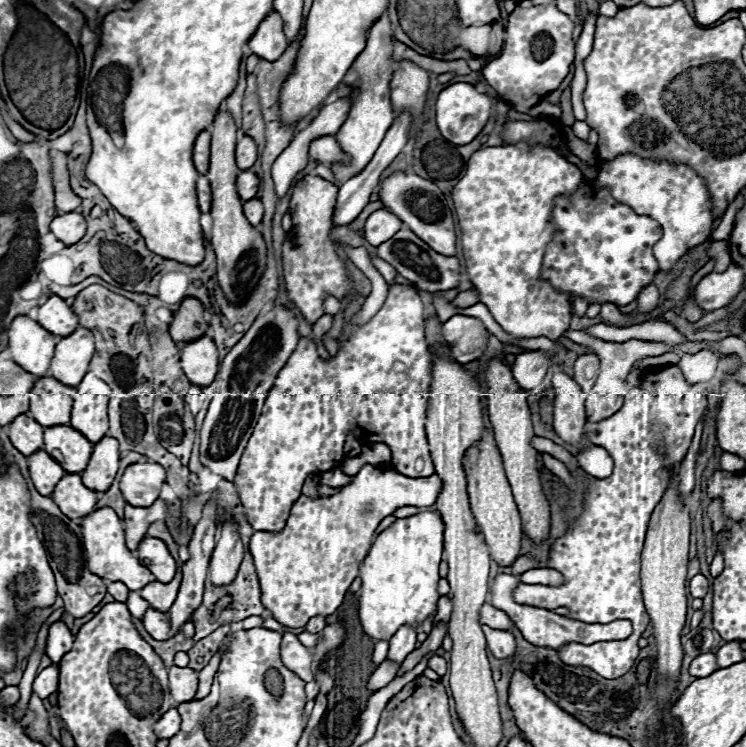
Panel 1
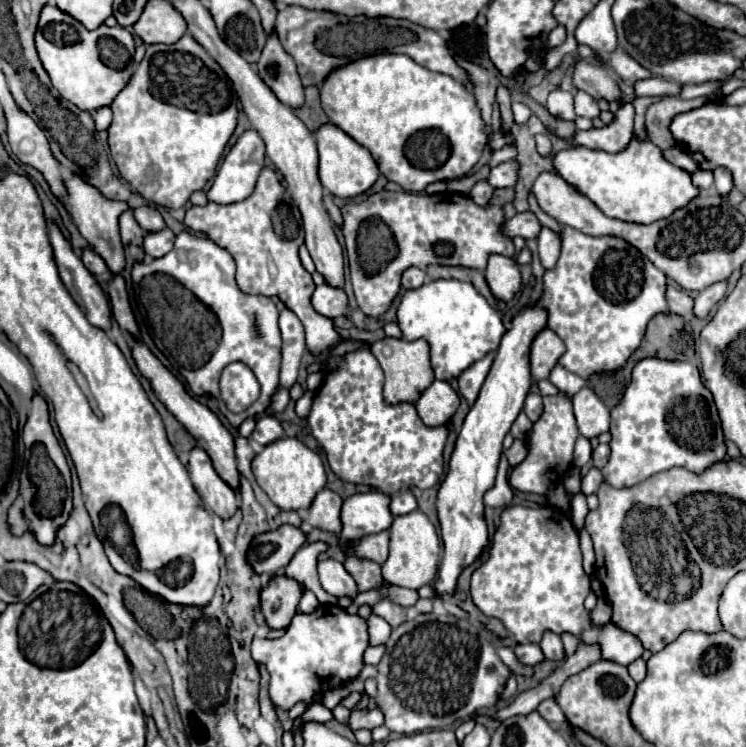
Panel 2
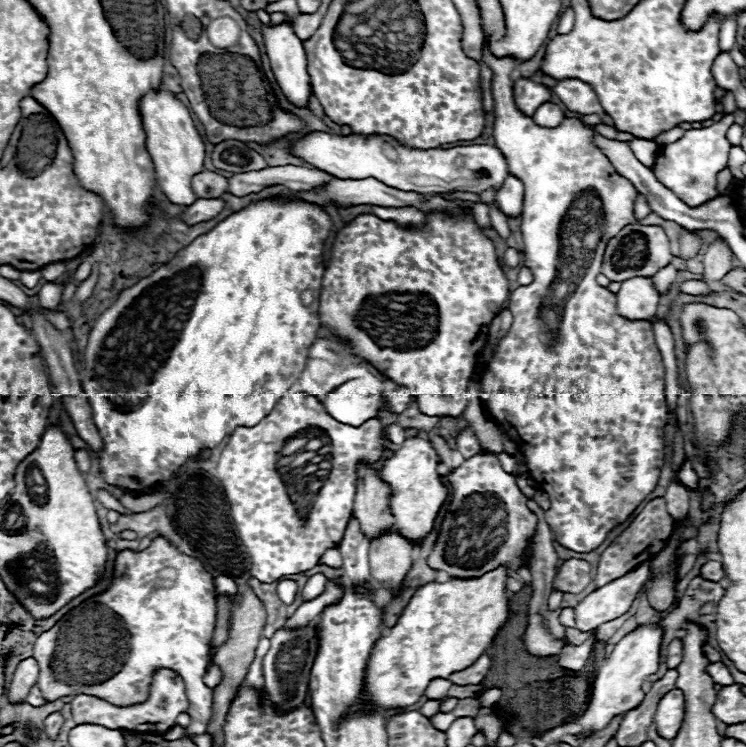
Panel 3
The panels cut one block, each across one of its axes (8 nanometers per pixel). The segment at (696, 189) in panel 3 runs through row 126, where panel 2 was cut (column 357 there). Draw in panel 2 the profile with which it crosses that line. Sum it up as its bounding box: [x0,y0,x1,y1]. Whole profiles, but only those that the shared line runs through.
[350,708,384,730]

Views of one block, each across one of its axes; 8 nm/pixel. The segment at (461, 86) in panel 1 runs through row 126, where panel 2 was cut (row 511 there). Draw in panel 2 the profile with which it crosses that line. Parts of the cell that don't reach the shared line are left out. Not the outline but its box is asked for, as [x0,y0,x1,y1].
[434,304,548,594]

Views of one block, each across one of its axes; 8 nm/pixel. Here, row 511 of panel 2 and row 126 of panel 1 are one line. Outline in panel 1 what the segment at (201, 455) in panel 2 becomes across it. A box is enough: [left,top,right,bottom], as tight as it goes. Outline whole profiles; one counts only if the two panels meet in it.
[206,110,266,304]

